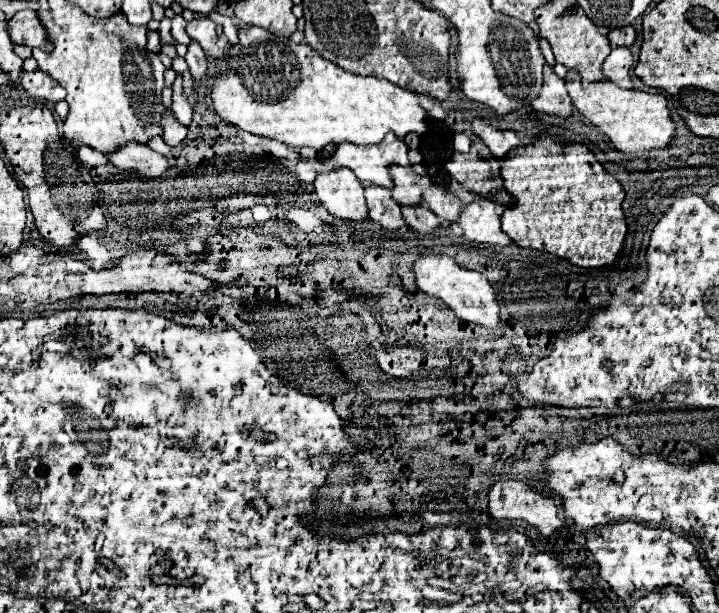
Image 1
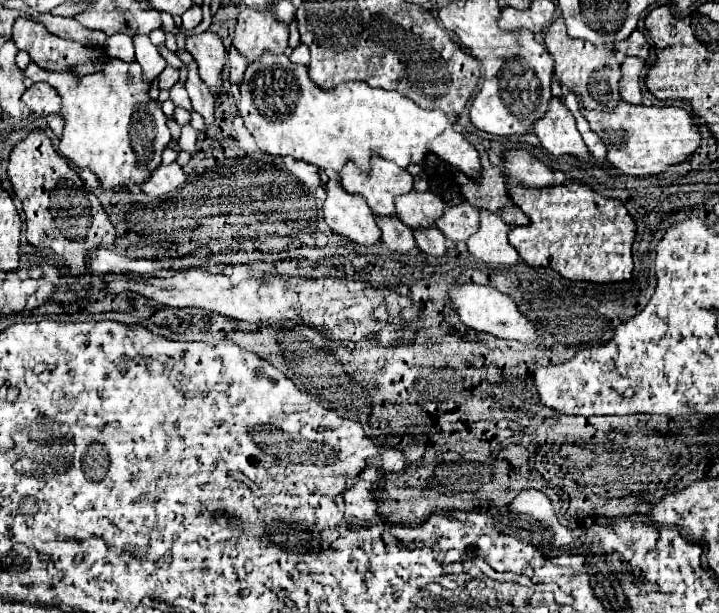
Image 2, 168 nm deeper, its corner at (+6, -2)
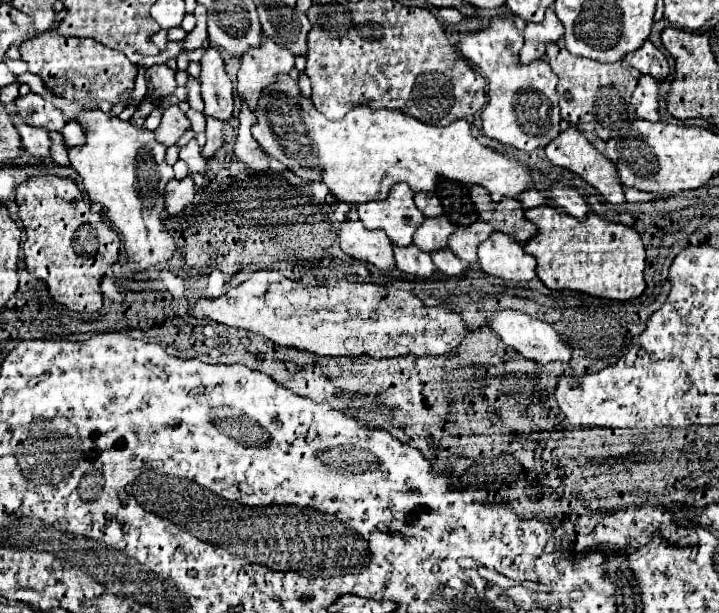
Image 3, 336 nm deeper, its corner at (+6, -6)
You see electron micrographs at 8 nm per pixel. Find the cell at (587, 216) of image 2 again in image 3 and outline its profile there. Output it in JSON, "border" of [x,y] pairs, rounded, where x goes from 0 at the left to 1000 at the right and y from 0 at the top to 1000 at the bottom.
{"border":[[[769,336],[733,339],[730,356],[744,362],[747,382],[727,398],[733,414],[747,424],[747,450],[766,473],[805,473],[833,486],[875,489],[897,473],[897,405],[878,369],[853,365],[819,346],[811,359]]]}

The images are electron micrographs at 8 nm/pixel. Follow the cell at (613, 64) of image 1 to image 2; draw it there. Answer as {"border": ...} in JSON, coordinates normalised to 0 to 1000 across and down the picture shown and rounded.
{"border":[[[872,95],[866,101],[866,131],[864,131],[864,160],[875,170],[894,170],[894,153],[892,153],[892,137],[894,137],[894,111],[897,111],[897,98],[892,95]]]}

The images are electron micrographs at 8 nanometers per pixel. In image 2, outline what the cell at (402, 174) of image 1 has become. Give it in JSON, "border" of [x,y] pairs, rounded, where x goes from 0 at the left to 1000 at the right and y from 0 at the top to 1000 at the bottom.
{"border":[[[572,310],[569,316],[549,323],[549,336],[558,362],[563,362],[563,369],[569,369],[572,375],[602,369],[605,359],[613,356],[619,343],[613,323],[608,323],[599,313],[580,313],[580,310]]]}

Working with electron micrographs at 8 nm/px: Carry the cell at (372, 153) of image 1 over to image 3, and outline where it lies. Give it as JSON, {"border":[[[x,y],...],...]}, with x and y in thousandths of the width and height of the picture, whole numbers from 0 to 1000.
{"border":[[[552,300],[535,326],[497,333],[499,359],[508,372],[535,375],[552,401],[574,398],[574,378],[588,359],[588,349],[574,330],[574,310],[566,300]]]}

